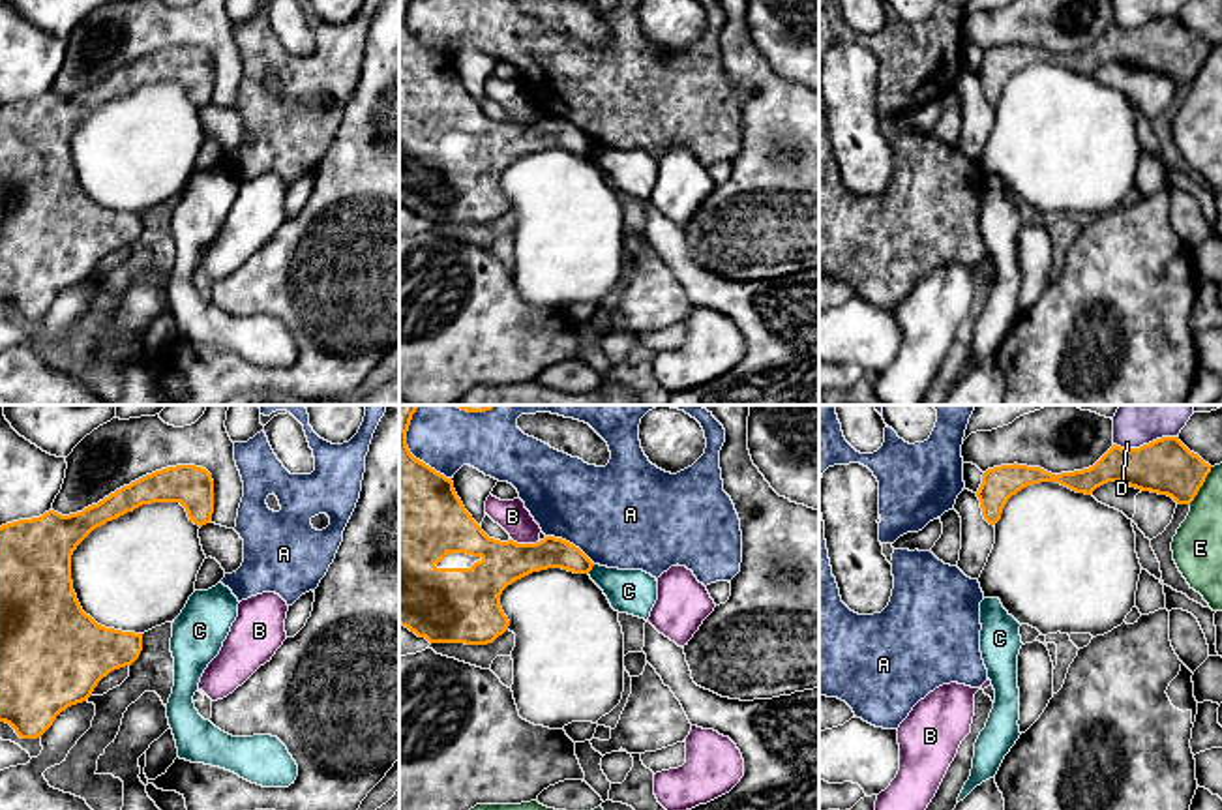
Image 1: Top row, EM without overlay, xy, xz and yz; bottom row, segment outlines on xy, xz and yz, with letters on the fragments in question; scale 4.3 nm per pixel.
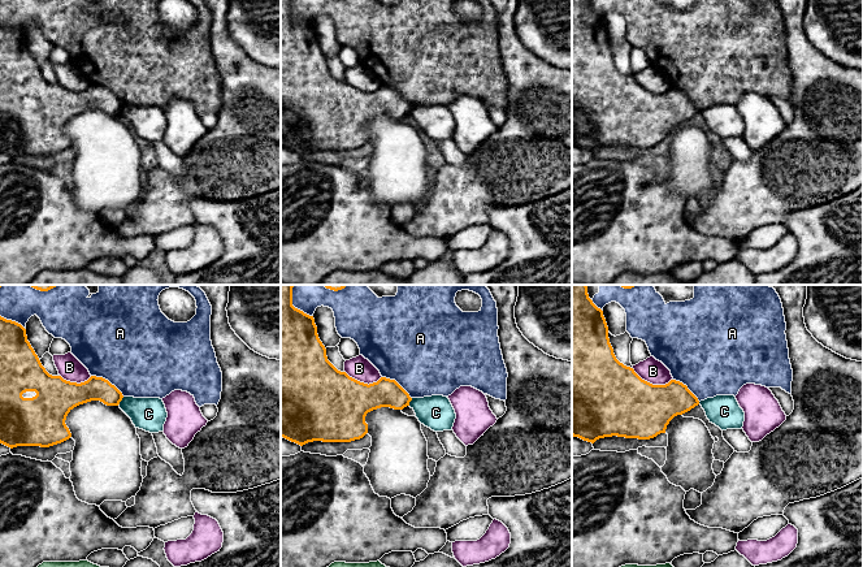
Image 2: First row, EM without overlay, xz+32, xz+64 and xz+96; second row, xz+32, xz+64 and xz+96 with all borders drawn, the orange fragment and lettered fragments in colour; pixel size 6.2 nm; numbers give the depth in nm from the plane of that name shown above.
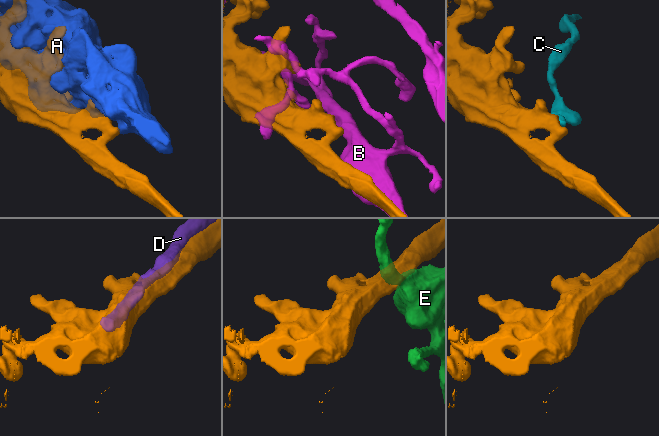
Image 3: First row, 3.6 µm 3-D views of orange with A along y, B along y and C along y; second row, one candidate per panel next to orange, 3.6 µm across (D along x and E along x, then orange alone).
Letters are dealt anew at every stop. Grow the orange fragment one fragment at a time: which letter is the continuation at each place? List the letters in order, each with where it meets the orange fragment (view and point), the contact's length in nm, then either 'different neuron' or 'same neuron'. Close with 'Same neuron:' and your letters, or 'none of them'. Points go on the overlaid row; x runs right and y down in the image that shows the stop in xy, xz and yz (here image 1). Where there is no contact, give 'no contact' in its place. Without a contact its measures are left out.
A: contact xz (568, 542); length 240 nm; different neuron
B: contact xz (527, 544); length 130 nm; different neuron
C: contact xz (591, 569); length 50 nm; different neuron
D: contact yz (1146, 445); length 280 nm; different neuron
E: contact yz (1202, 484); length 190 nm; different neuron
Same neuron: none of them

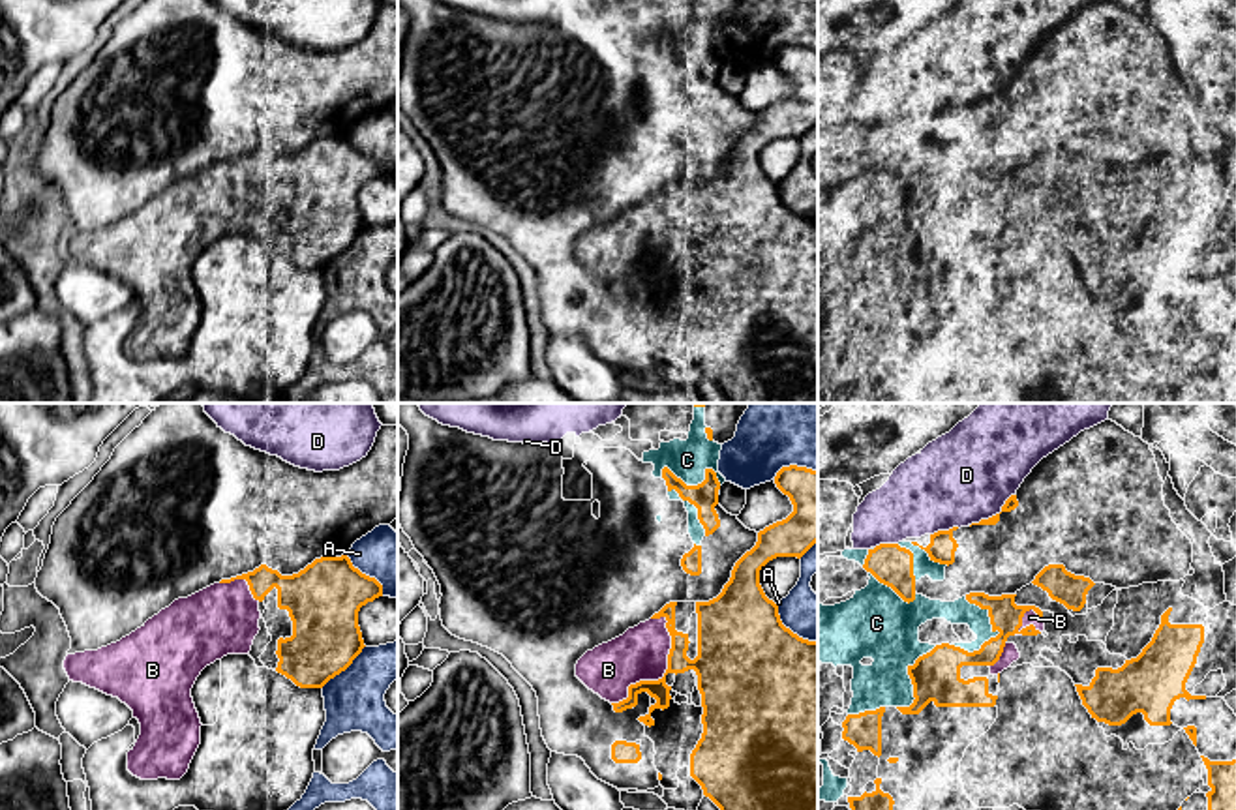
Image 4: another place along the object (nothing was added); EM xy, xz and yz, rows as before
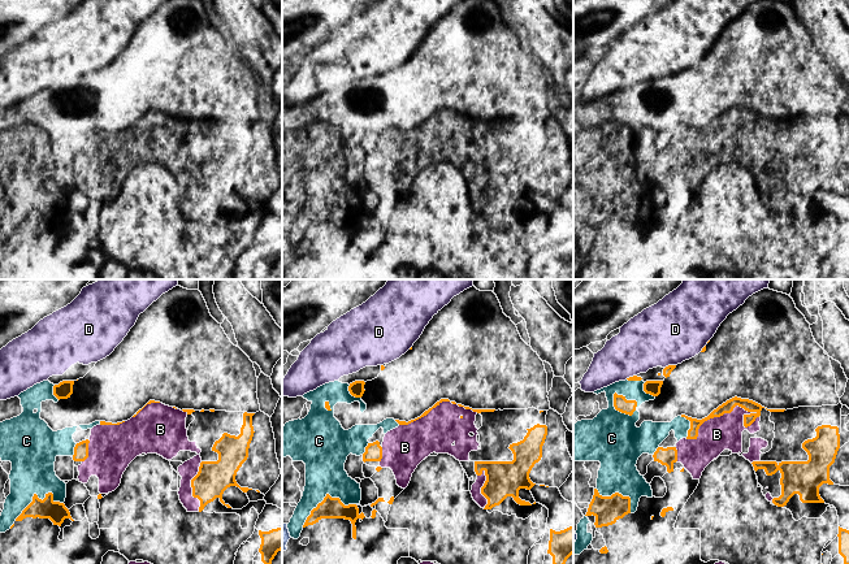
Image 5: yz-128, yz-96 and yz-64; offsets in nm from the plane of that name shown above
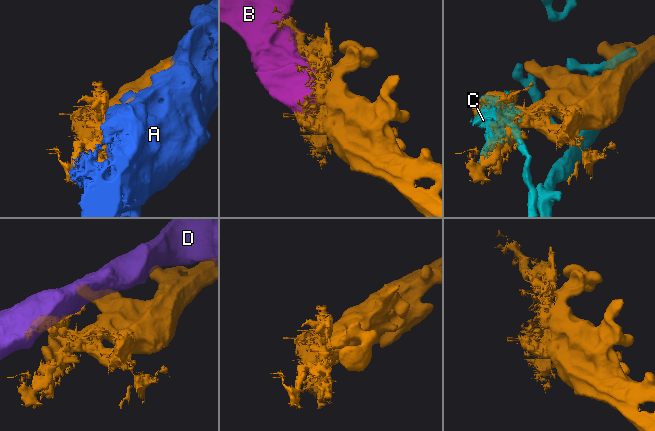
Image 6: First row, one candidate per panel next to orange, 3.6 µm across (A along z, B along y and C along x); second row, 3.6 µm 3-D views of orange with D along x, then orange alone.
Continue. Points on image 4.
A: contact xy (368, 576); length 240 nm; different neuron
B: contact xz (664, 675); length 440 nm; same neuron
C: contact yz (991, 623); length 260 nm; different neuron
D: contact yz (993, 516); length 240 nm; different neuron
Same neuron: B

